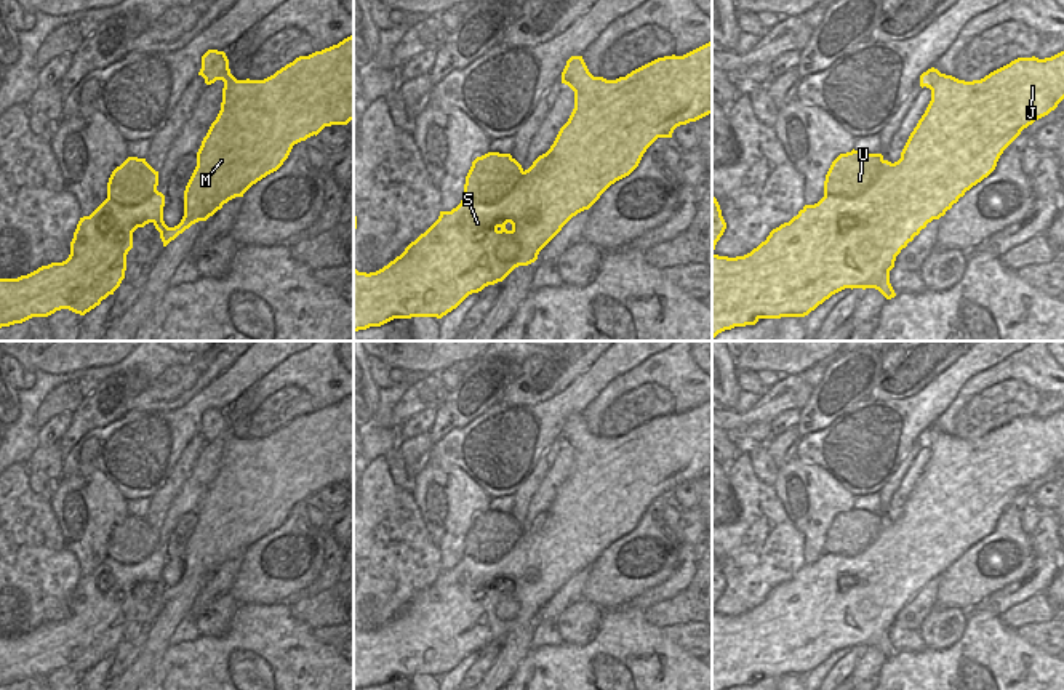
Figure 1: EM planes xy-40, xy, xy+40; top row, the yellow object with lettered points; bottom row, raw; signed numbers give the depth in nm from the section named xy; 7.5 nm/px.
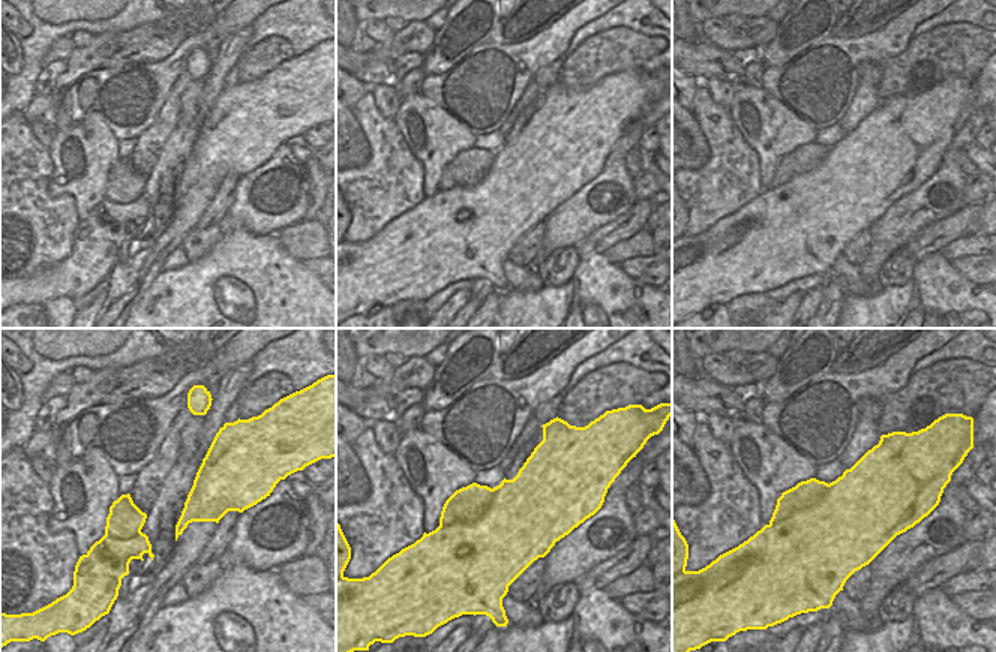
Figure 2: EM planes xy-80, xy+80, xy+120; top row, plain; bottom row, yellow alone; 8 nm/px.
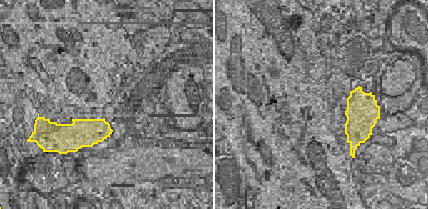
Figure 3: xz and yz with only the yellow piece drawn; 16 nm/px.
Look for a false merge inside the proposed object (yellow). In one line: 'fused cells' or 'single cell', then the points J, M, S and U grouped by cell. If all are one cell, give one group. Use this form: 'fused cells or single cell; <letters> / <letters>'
fused cells; J M S / U

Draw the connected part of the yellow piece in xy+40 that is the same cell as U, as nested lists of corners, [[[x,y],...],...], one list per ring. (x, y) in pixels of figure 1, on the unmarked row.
[[[851,509],[840,512],[830,524],[824,554],[854,557],[869,548],[883,528],[883,514]]]

